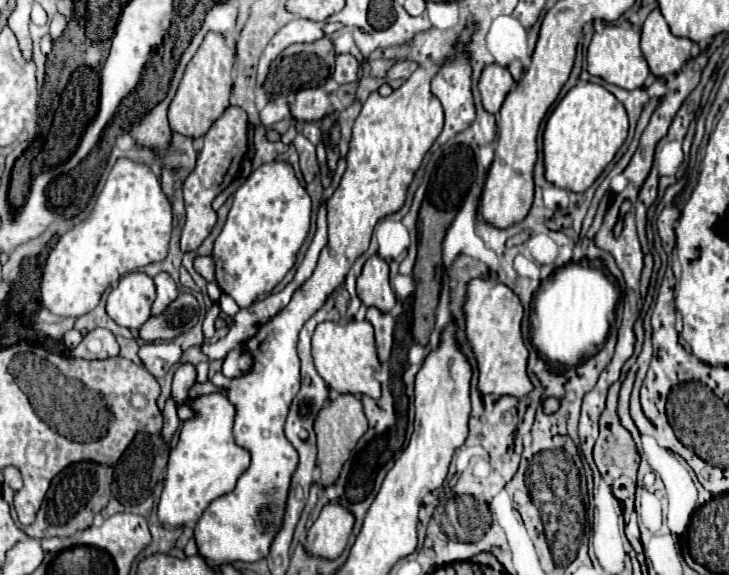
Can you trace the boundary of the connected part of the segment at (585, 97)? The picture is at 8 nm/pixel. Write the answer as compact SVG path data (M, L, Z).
M577 83L553 109L543 131L545 179L561 189L583 193L613 161L627 139L627 115L622 103L601 85Z

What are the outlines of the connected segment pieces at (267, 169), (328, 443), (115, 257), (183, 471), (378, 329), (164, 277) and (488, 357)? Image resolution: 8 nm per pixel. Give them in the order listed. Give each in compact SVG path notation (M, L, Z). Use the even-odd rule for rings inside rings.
M265 163L255 169L235 191L227 223L213 247L215 281L239 307L249 307L259 295L267 295L293 267L297 251L307 237L311 199L299 185L291 165Z
M339 395L335 401L331 401L321 409L315 421L315 433L317 433L317 447L319 447L317 465L321 469L323 487L333 485L337 481L343 463L349 459L349 453L355 449L359 437L365 431L367 431L367 419L365 419L361 401L355 395Z
M119 159L97 197L91 219L63 235L49 253L41 277L43 305L63 317L89 313L111 281L167 257L171 219L171 205L153 171L129 159Z
M221 393L199 395L189 401L195 417L185 421L179 433L179 443L171 449L165 471L165 487L157 507L157 517L165 527L183 527L197 523L209 503L233 491L239 475L249 467L249 451L233 439L235 407Z
M369 307L365 319L375 327L375 341L377 341L377 353L381 361L389 361L391 347L393 347L393 327L395 319L391 313L383 313L377 307Z
M159 273L153 281L155 281L155 287L157 287L157 299L155 299L153 307L151 307L151 315L159 315L161 311L167 309L167 305L171 301L177 299L179 293L177 293L175 281L167 273Z
M473 279L467 289L467 337L473 347L479 367L479 391L495 395L513 395L517 399L533 391L533 383L527 375L529 351L523 343L521 319L523 307L519 297L503 283Z

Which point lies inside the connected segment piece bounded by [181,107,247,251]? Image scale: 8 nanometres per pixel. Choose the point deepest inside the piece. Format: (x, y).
(226, 141)

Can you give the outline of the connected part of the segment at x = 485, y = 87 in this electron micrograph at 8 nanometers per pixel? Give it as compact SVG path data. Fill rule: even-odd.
M489 65L483 69L481 79L479 79L479 93L481 93L481 101L485 111L489 113L499 113L501 103L505 99L505 95L511 91L513 87L513 77L505 67L499 65Z

